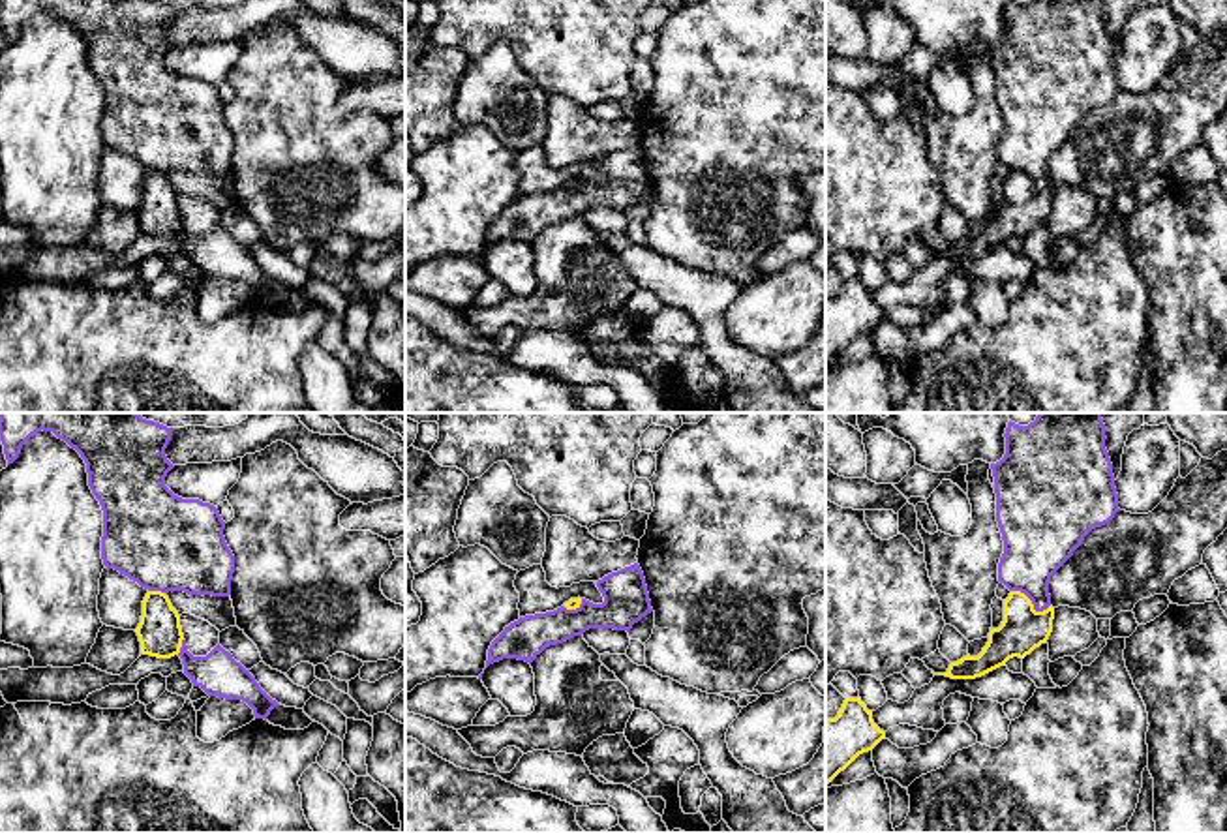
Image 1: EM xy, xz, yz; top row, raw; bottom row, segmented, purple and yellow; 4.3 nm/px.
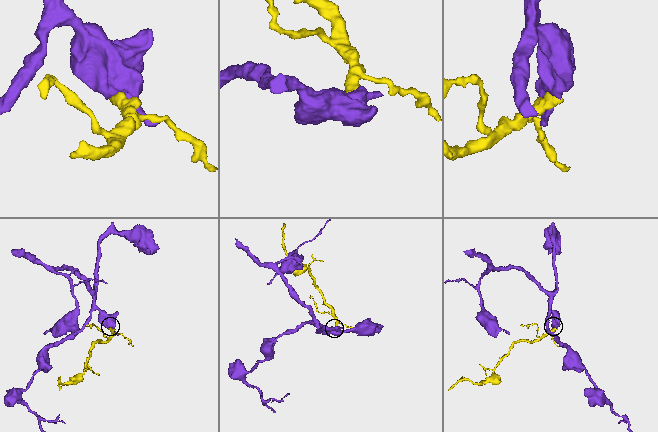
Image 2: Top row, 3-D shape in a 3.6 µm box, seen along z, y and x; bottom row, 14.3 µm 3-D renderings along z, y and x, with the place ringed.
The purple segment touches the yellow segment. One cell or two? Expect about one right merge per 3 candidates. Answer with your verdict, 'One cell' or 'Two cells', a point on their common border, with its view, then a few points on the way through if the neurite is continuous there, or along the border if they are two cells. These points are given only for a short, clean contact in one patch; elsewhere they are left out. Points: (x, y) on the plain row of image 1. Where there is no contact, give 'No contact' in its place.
Two cells. Touches purple at yz (1032, 182)

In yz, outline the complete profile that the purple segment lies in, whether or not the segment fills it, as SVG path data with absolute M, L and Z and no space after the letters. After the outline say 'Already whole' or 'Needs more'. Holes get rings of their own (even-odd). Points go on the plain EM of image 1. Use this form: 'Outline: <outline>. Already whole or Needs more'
Outline: M1103 0L1007 2L1006 34L991 43L996 73L996 101L1004 120L998 161L1024 173L1036 191L1051 186L1051 156L1083 124L1084 116L1109 103L1118 88L1118 73Z. Already whole

